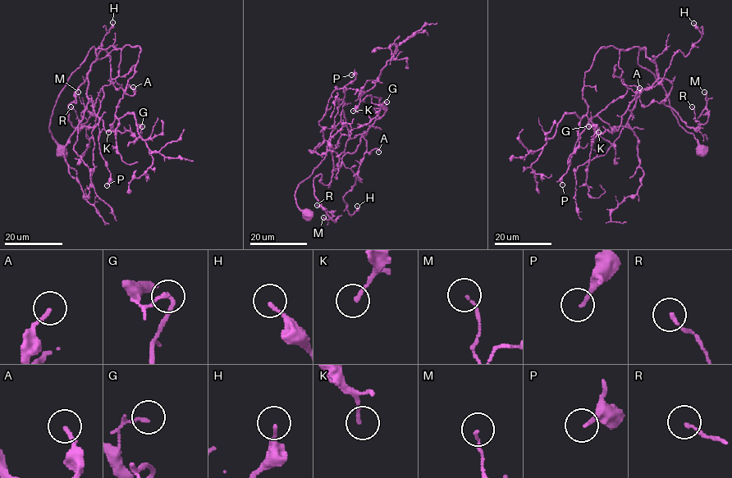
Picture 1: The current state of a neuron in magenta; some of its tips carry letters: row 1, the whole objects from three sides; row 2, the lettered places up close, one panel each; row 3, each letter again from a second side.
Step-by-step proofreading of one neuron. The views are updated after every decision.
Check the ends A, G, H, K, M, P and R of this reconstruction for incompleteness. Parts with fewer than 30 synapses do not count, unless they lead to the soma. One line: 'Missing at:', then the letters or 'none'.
Missing at: none

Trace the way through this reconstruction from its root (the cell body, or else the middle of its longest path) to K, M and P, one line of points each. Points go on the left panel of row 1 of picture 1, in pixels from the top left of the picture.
K: (62, 151), (49, 125), (58, 95), (70, 75), (93, 47), (139, 46), (134, 74), (108, 132)
M: (62, 151), (50, 133), (52, 111), (93, 47), (97, 58), (68, 105), (76, 128), (89, 117), (78, 92)
P: (62, 151), (49, 129), (58, 95), (90, 48), (120, 48), (119, 75), (102, 87), (97, 116), (107, 185)

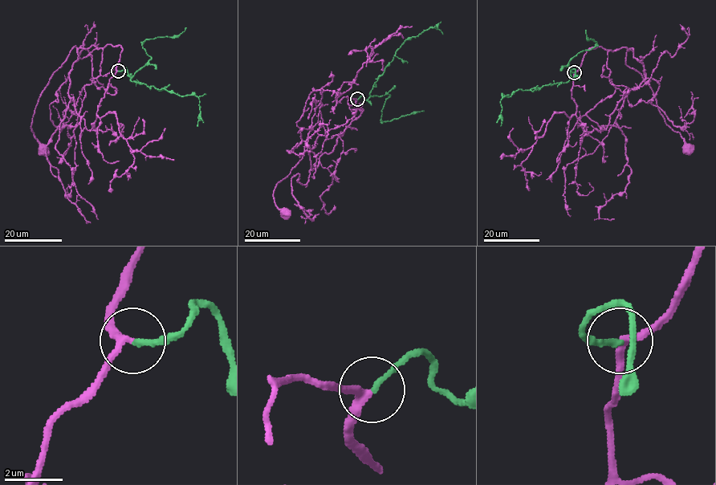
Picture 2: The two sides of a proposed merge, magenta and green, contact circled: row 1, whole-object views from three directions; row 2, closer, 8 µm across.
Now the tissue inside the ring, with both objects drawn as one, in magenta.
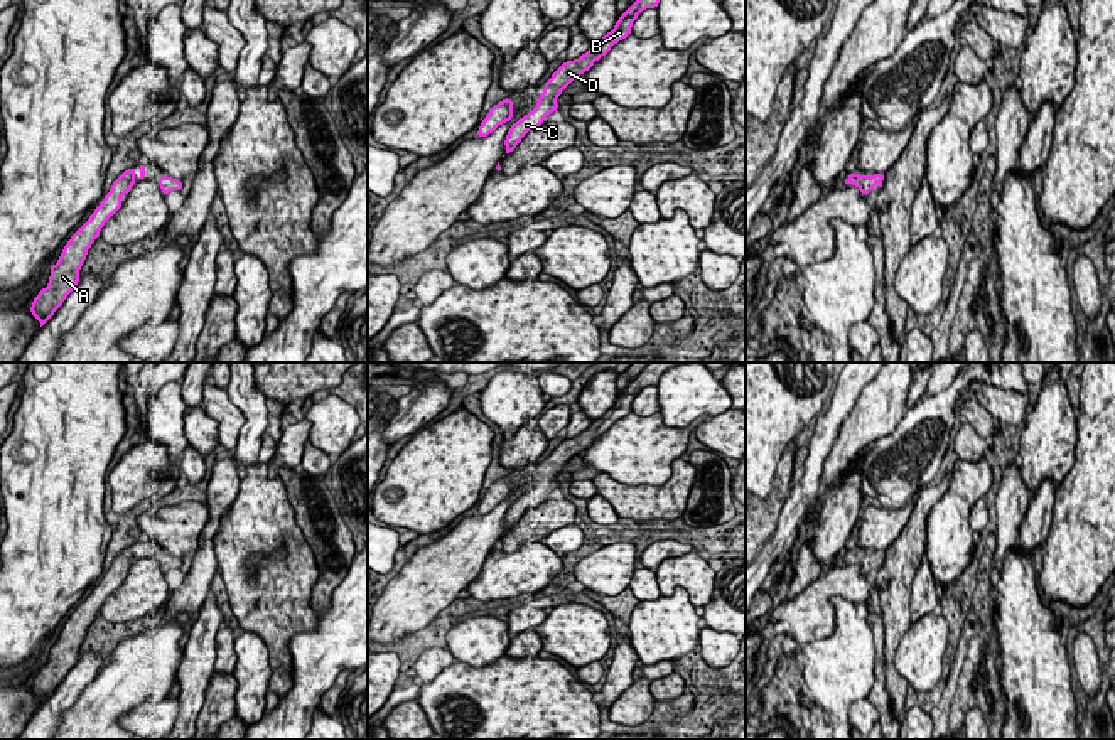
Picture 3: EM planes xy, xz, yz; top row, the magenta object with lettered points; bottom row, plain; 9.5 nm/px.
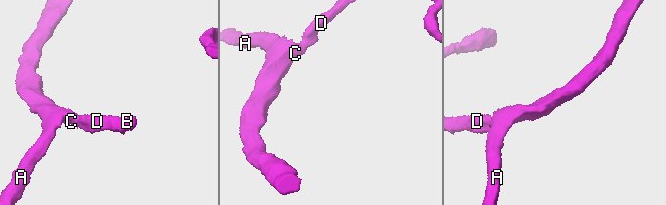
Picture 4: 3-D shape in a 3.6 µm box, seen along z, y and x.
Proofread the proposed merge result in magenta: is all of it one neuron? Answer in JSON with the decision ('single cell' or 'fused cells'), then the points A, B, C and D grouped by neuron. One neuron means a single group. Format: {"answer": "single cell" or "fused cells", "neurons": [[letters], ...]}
{"answer": "single cell", "neurons": [["A", "B", "C", "D"]]}

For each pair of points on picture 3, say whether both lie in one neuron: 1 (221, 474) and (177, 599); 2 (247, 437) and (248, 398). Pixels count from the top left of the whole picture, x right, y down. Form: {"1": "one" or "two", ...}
{"1": "one", "2": "one"}

